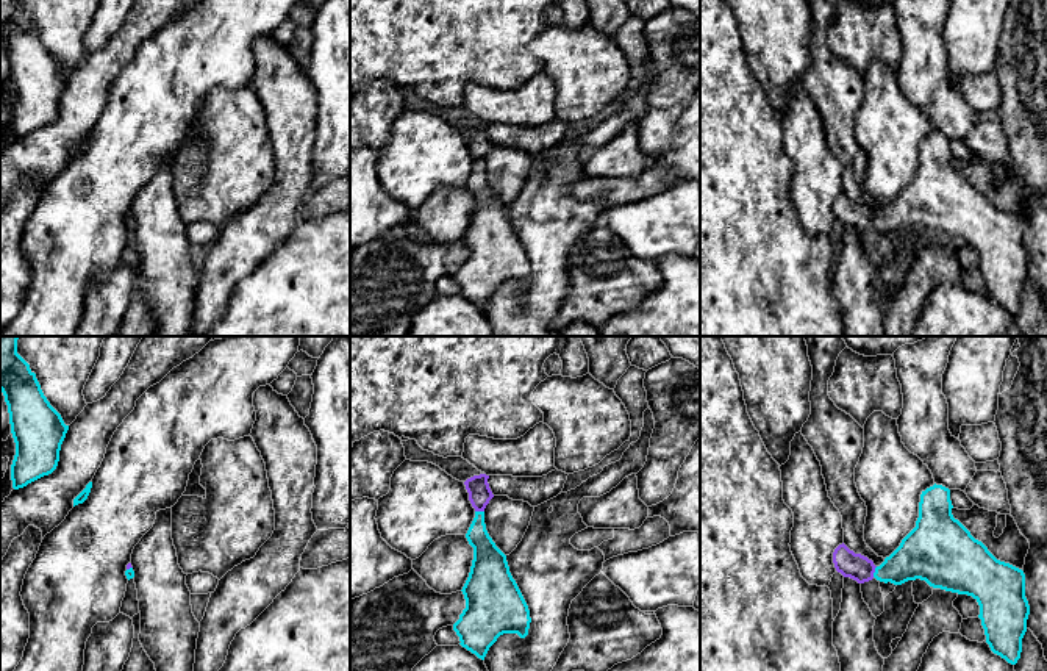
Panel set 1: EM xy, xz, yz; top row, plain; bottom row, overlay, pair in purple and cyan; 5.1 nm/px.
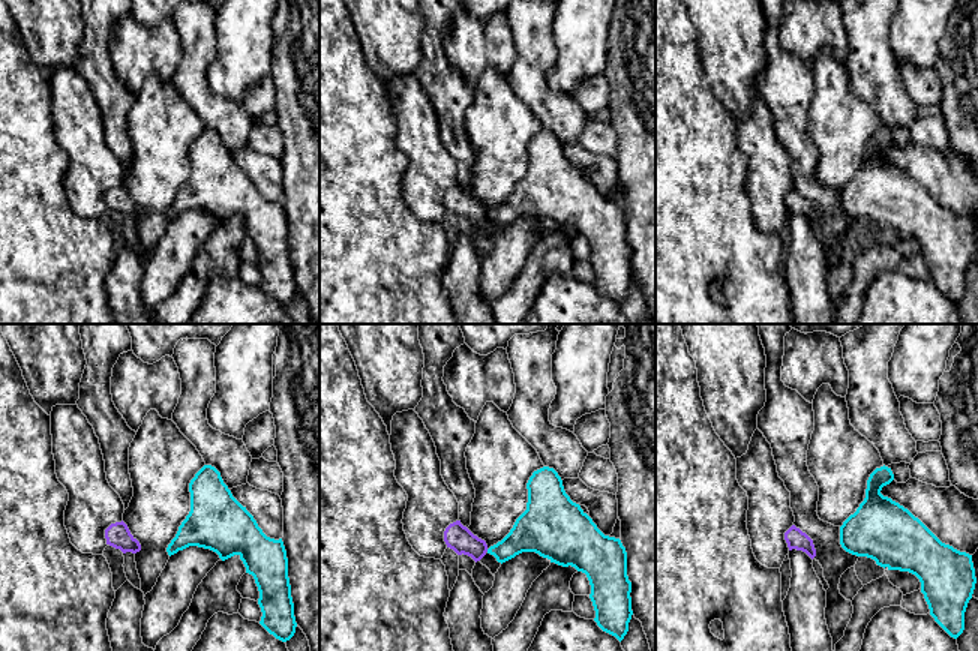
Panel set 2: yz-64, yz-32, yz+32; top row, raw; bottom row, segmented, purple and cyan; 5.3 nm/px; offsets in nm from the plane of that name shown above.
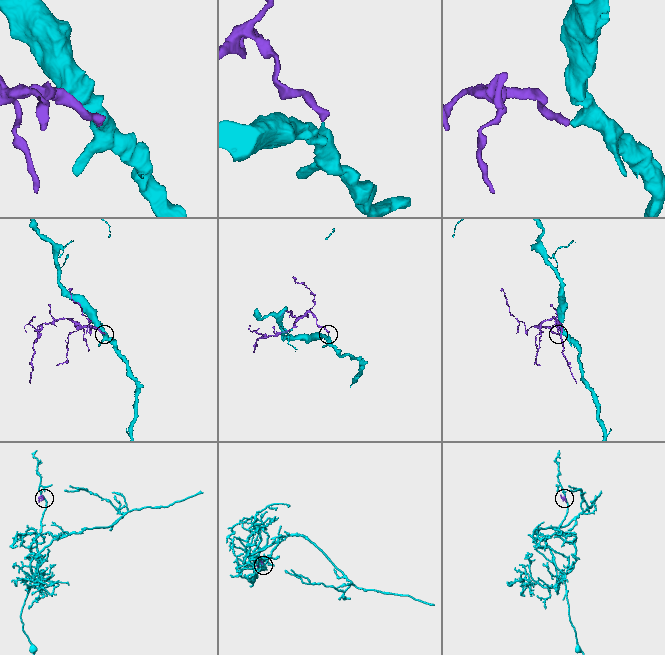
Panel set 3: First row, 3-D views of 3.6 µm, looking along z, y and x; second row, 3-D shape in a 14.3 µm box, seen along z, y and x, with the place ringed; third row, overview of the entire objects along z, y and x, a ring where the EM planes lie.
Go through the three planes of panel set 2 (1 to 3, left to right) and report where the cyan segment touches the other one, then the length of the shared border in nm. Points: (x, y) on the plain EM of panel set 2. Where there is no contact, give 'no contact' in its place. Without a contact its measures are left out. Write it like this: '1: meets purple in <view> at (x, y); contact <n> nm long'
1: no contact
2: no contact
3: no contact

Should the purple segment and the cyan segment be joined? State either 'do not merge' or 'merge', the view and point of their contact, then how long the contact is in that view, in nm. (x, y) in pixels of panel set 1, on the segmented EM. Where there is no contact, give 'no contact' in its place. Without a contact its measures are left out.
merge | yz (874, 571) | 60 nm

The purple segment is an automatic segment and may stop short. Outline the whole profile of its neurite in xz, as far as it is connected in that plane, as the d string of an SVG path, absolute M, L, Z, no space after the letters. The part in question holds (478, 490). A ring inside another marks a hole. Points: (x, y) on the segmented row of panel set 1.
M489 475L464 482L475 518L466 533L473 547L469 577L463 587L466 608L453 624L459 644L484 660L489 648L503 633L528 635L530 610L509 572L506 555L495 546L484 524L484 508L494 497Z

